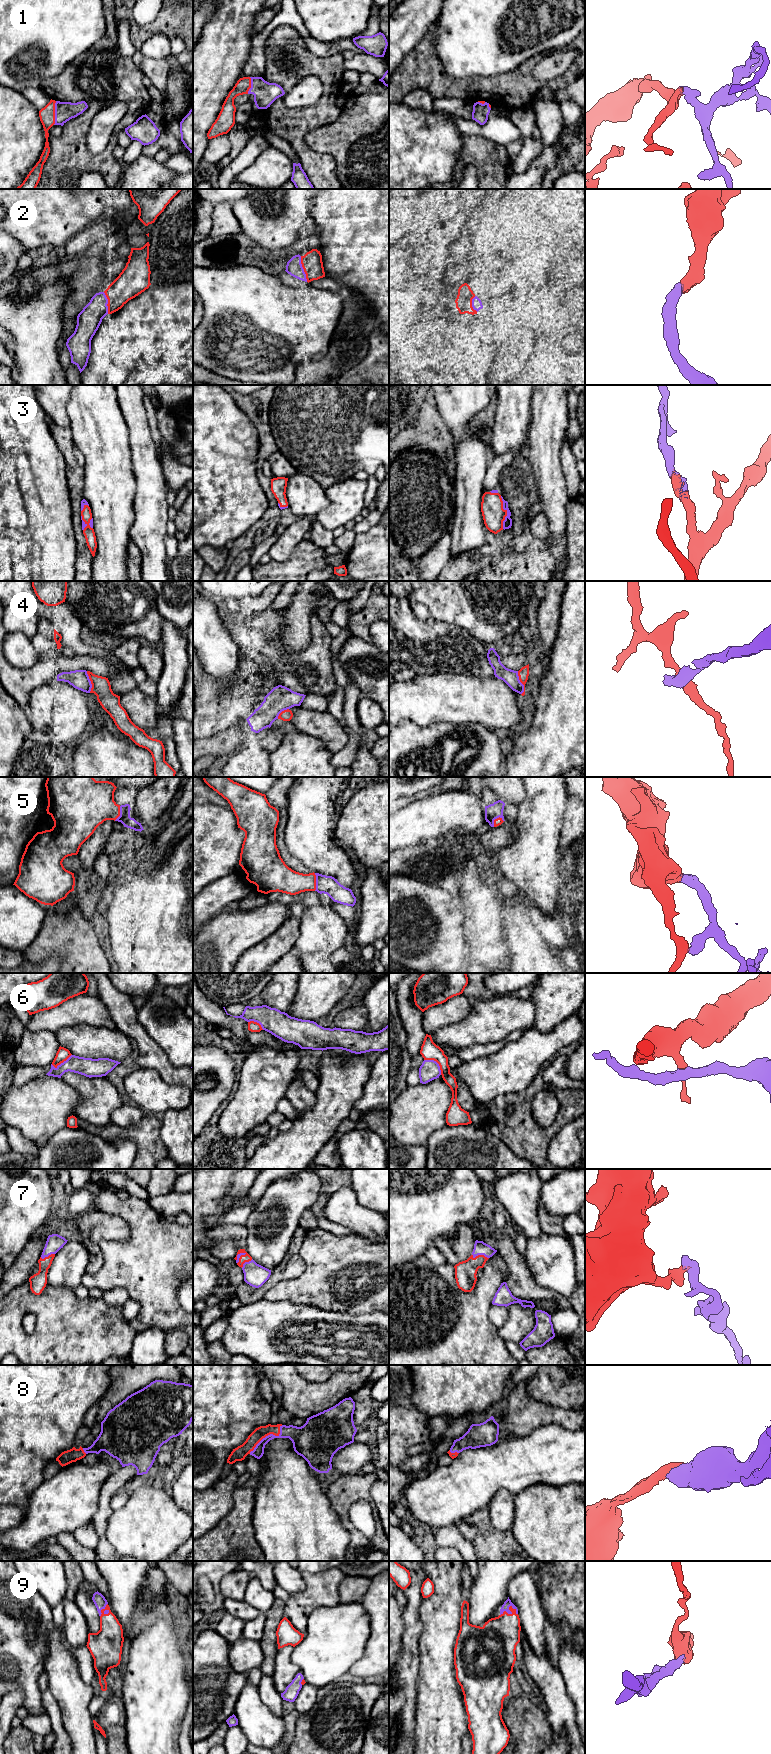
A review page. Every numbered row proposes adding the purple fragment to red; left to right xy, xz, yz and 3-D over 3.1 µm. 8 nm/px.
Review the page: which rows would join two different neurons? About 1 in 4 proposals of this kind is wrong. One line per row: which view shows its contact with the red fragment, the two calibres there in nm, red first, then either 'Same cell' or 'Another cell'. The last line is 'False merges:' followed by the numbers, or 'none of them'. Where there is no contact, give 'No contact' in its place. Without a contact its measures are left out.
1: Touches red in xy. Thickness 130 nm (red) against 160 nm. Same cell
2: Touches red in xz. Thickness 160 nm (red) against 130 nm. Same cell
3: Touches red in yz. Thickness 180 nm (red) against 80 nm. Same cell
4: Touches red in yz. Thickness 90 nm (red) against 120 nm. Another cell
5: Touches red in xz. Thickness 200 nm (red) against 150 nm. Same cell
6: Touches red in yz. Thickness 140 nm (red) against 160 nm. Another cell
7: Touches red in yz. Thickness 180 nm (red) against 110 nm. Same cell
8: Touches red in xz. Thickness 100 nm (red) against 140 nm. Same cell
9: Touches red in yz. Thickness 320 nm (red) against 60 nm. Same cell
False merges: 4, 6

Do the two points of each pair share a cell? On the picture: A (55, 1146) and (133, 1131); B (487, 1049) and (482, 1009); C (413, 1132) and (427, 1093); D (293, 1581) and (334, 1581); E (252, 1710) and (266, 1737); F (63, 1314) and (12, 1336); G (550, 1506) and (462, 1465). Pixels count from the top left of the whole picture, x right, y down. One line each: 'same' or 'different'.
A: different
B: different
C: same
D: different
E: same
F: same
G: different

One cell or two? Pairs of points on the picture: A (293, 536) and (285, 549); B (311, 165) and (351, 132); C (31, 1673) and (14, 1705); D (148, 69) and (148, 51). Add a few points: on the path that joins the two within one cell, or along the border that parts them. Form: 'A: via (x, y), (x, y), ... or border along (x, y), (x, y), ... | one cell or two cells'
A: via (290, 539), (285, 546) | one cell
B: border along (305, 140), (311, 149), (334, 159), (336, 174) | two cells
C: border along (22, 1688), (18, 1688), (10, 1693) | two cells
D: border along (145, 56), (151, 59), (165, 58) | two cells

